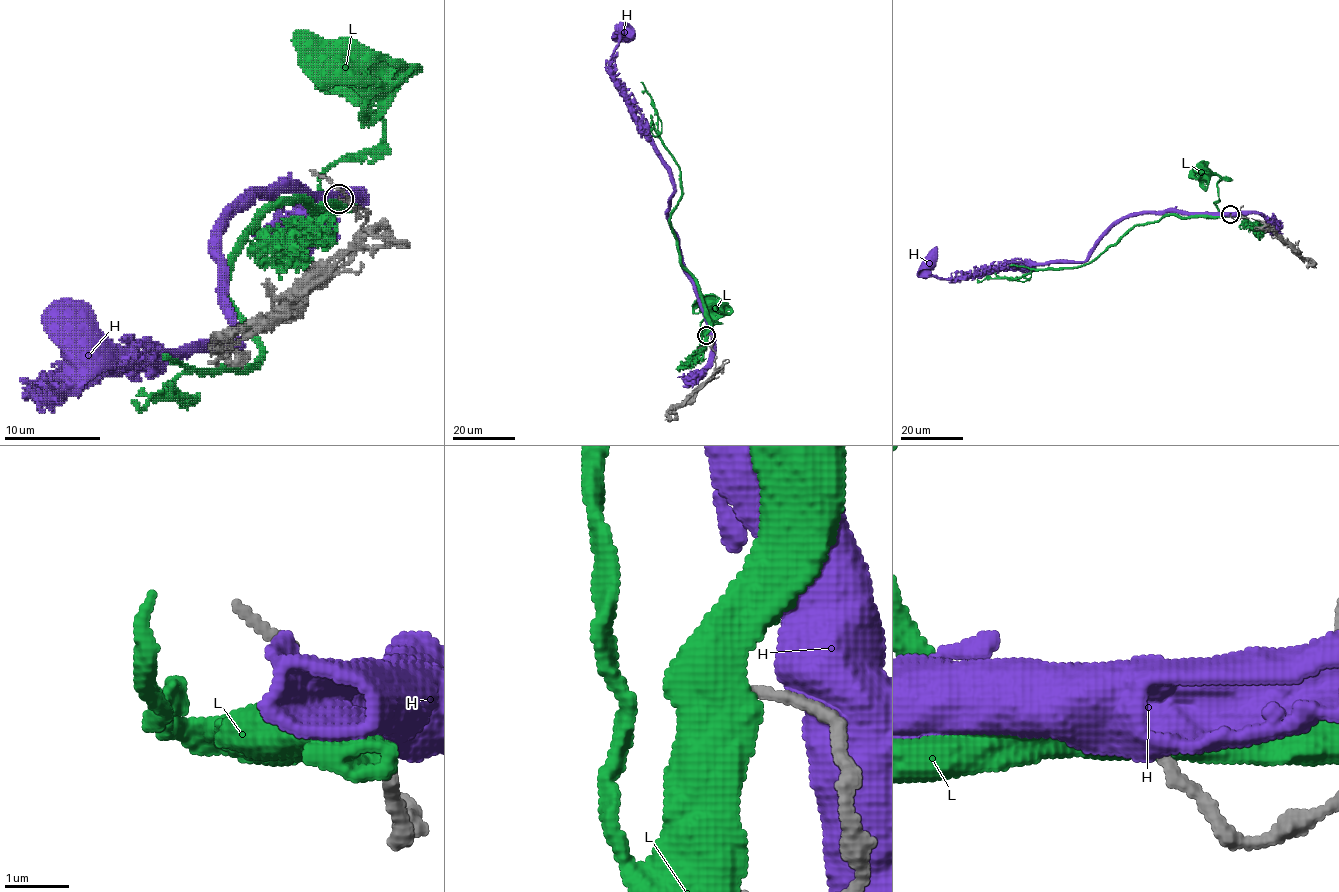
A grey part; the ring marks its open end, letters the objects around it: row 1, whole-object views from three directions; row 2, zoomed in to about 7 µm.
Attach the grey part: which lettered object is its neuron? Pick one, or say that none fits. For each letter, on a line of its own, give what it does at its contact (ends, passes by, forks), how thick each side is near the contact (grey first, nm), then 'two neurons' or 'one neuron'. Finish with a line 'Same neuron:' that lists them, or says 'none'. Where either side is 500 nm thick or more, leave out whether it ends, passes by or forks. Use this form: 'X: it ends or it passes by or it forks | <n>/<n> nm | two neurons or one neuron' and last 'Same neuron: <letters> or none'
H: 160/800 nm | two neurons
L: 160/550 nm | two neurons
Same neuron: none

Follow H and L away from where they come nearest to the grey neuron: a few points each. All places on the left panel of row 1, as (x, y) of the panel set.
H: (351, 202), (262, 192), (228, 221), (218, 296), (233, 347), (102, 366), (42, 400), (66, 392), (90, 354)
L: (339, 199), (322, 199), (320, 177), (341, 160), (368, 153), (382, 136), (382, 119), (361, 95), (346, 61)

